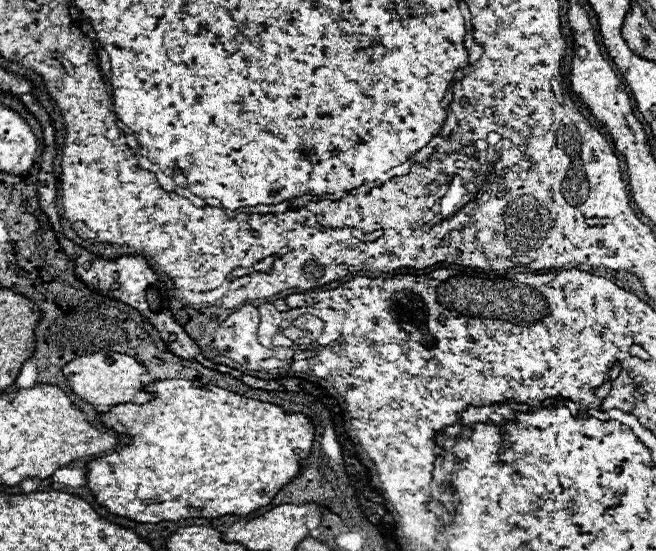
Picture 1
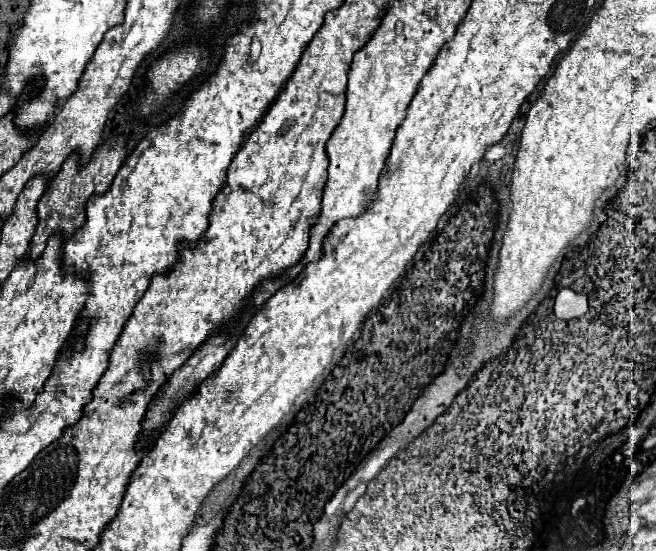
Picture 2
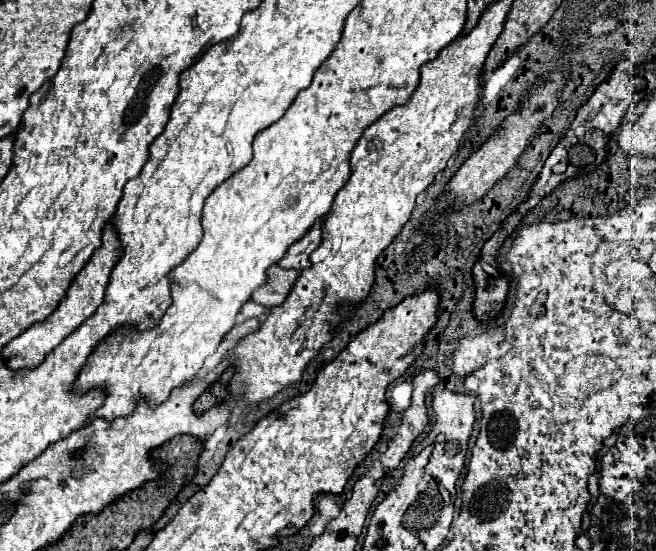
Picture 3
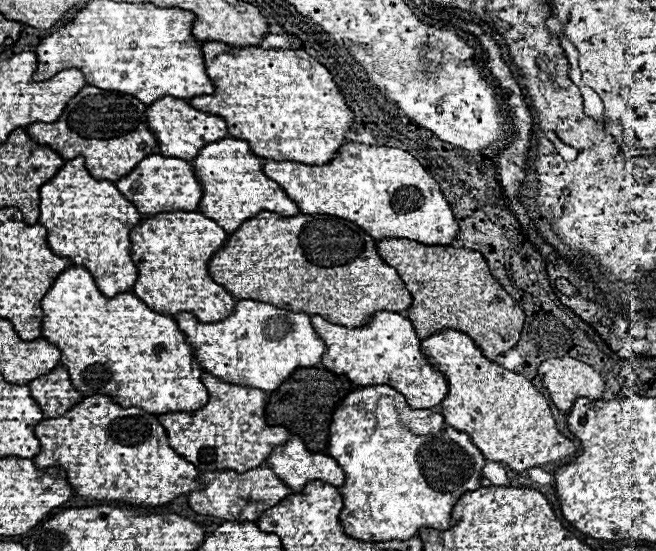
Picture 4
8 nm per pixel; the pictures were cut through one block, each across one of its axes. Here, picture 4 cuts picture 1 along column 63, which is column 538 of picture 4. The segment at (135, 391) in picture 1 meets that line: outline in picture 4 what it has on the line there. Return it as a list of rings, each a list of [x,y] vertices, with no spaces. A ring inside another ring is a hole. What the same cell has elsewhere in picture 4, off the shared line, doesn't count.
[[[548,358],[538,368],[544,386],[550,392],[552,404],[570,412],[578,398],[604,398],[604,380],[602,376],[588,364],[574,358]]]

